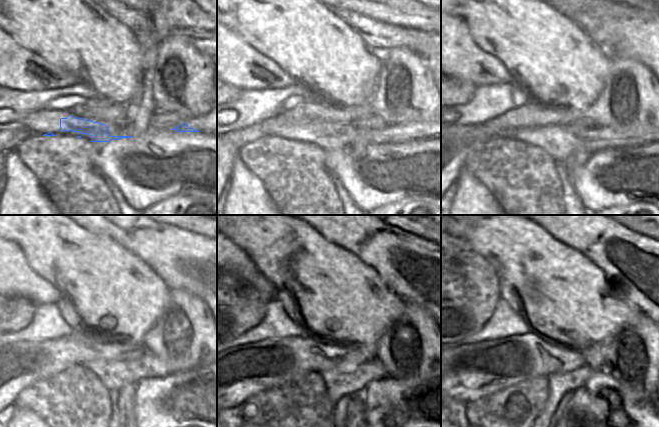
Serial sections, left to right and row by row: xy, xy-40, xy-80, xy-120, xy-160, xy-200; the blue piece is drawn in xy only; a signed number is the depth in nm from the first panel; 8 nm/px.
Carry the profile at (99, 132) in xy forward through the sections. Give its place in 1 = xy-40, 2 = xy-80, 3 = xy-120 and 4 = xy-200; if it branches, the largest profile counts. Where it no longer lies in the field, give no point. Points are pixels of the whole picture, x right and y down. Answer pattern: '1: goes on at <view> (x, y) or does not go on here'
1: goes on at xy-40 (333, 135)
2: goes on at xy-80 (602, 138)
3: goes on at xy-120 (147, 366)
4: goes on at xy-200 (581, 375)

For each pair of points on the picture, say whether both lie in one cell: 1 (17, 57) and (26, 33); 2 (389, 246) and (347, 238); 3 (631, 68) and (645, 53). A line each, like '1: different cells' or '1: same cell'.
1: different cells
2: same cell
3: different cells

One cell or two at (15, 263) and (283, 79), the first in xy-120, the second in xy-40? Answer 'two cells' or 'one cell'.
one cell

